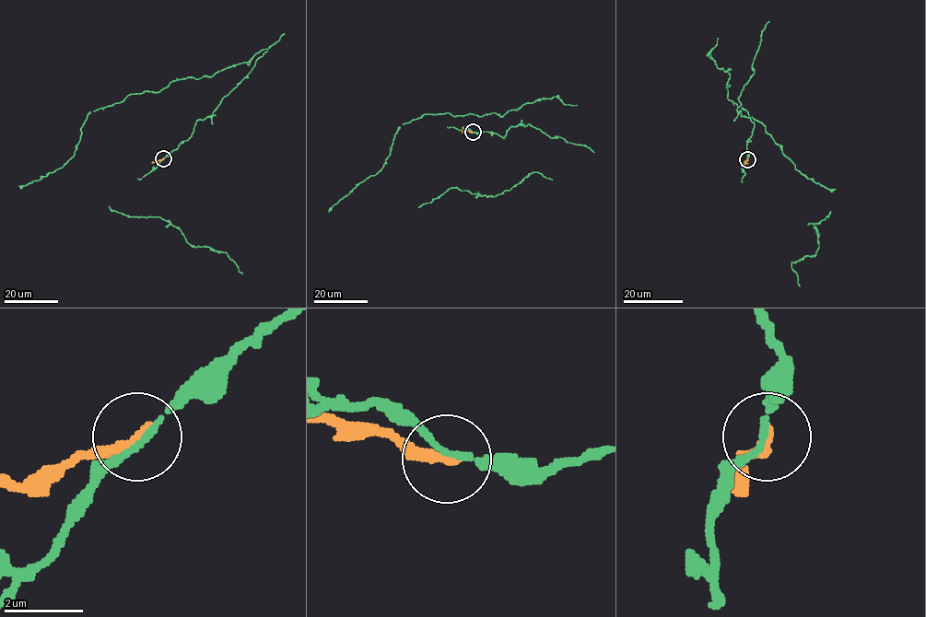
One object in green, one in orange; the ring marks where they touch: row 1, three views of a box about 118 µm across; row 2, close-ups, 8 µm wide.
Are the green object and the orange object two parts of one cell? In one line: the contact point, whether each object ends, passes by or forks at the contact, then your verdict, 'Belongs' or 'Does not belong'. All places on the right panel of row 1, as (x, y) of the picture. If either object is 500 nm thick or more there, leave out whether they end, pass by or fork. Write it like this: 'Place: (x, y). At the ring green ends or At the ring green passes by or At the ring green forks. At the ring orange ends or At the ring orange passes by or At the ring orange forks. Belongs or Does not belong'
Place: (747, 159). At the ring green passes by. At the ring orange ends. Does not belong

